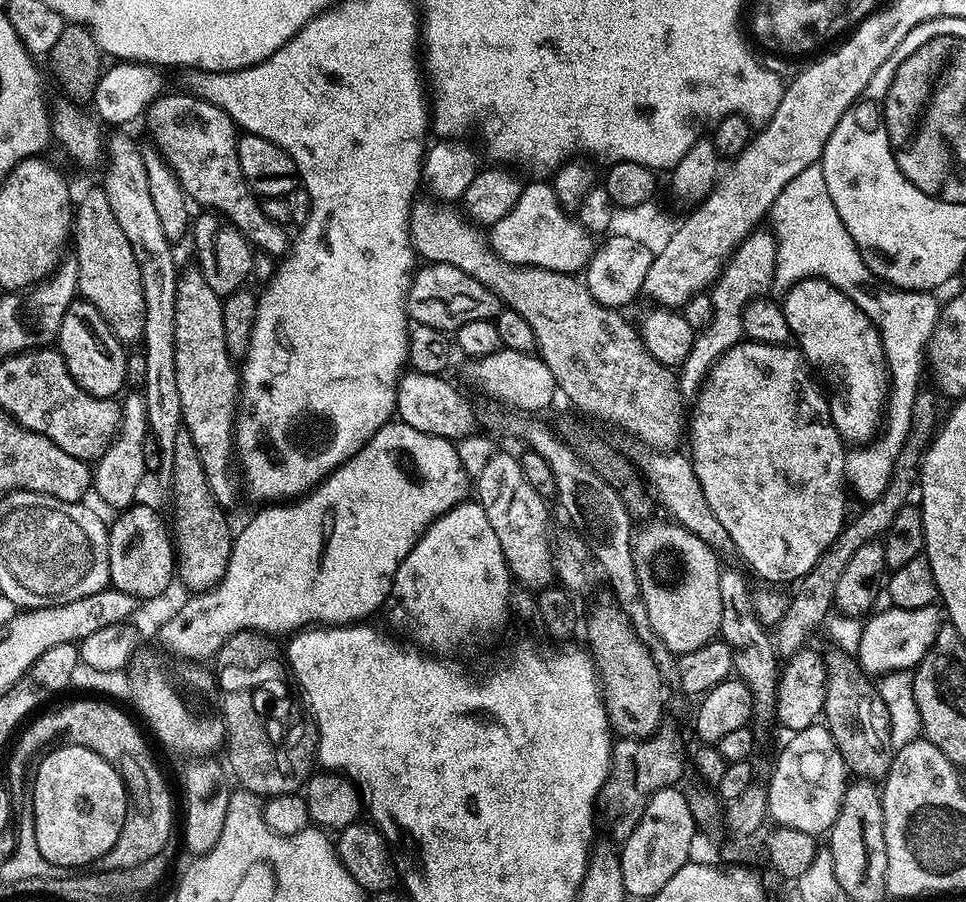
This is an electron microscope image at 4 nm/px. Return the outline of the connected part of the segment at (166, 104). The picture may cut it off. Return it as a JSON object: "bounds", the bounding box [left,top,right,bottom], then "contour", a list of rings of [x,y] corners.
{"bounds":[147,94,290,258],"contour":[[[162,94],[148,107],[147,120],[148,128],[156,138],[155,145],[176,171],[182,190],[193,205],[204,204],[200,206],[215,210],[261,253],[280,258],[289,251],[290,236],[288,240],[285,225],[270,222],[270,218],[262,214],[260,200],[242,178],[236,149],[238,129],[222,108],[191,94]]]}

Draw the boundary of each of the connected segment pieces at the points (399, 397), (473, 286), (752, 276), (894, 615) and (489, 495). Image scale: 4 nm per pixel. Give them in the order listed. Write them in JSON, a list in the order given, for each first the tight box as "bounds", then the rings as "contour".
[{"bounds":[396,370,476,441],"contour":[[[411,370],[405,371],[396,386],[396,411],[399,421],[419,430],[424,434],[433,434],[434,437],[445,437],[450,441],[461,440],[471,435],[476,427],[476,414],[473,408],[462,398],[457,390],[446,380],[445,377],[422,374]]]},{"bounds":[405,263,502,334],"contour":[[[427,263],[420,267],[415,271],[405,296],[406,314],[413,323],[452,334],[466,322],[492,320],[500,312],[502,305],[496,296],[460,267],[449,263]]]},{"bounds":[678,230,776,397],"contour":[[[755,230],[736,248],[732,250],[720,275],[716,277],[710,288],[710,295],[714,304],[714,316],[710,318],[710,326],[695,333],[690,354],[686,354],[684,363],[679,365],[678,379],[680,381],[681,397],[695,397],[704,387],[712,367],[719,362],[730,349],[745,339],[744,312],[748,305],[761,299],[769,287],[773,287],[776,279],[776,238],[771,231]]]},{"bounds":[854,604,942,678],"contour":[[[936,604],[918,610],[891,608],[885,612],[873,611],[863,621],[862,642],[854,653],[855,659],[860,659],[858,667],[861,673],[880,678],[887,673],[915,669],[926,650],[930,650],[941,623],[942,612]]]},{"bounds":[474,450,554,590],"contour":[[[504,450],[497,451],[490,462],[486,462],[482,474],[475,477],[474,496],[482,510],[486,510],[486,518],[490,518],[490,526],[498,537],[502,554],[513,577],[533,590],[551,585],[554,573],[550,531],[548,532],[548,508],[544,505],[547,503],[545,497],[540,496],[538,490],[530,486],[530,482],[526,482],[526,474],[522,474],[519,459]]]}]

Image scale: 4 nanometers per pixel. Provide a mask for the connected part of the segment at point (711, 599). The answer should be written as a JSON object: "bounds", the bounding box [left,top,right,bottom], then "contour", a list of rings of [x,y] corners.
{"bounds":[632,520,722,654],"contour":[[[664,520],[648,524],[635,533],[632,557],[654,634],[662,638],[671,652],[683,654],[698,650],[698,646],[706,646],[720,636],[722,597],[718,578],[722,564],[716,561],[717,553],[702,538],[678,523]]]}

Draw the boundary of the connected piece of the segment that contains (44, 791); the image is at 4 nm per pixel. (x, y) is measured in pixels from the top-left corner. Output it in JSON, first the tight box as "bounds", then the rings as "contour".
{"bounds":[30,743,130,870],"contour":[[[61,743],[39,757],[31,784],[30,821],[34,824],[36,831],[38,850],[42,850],[42,858],[46,858],[46,862],[50,862],[58,870],[84,868],[87,864],[95,865],[118,842],[124,824],[128,820],[130,801],[128,792],[124,788],[124,780],[116,771],[116,767],[106,762],[106,758],[99,757],[85,746]]]}

